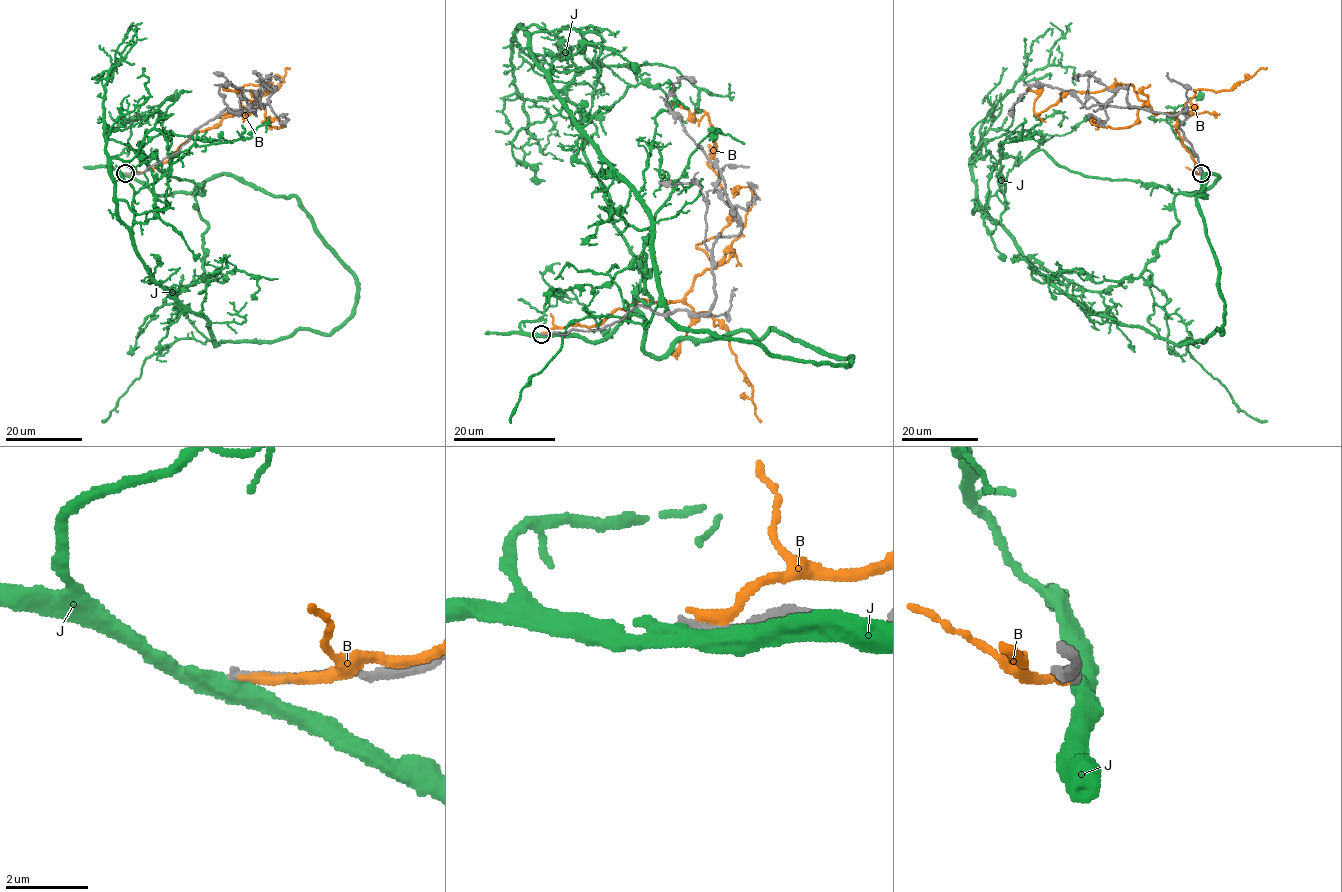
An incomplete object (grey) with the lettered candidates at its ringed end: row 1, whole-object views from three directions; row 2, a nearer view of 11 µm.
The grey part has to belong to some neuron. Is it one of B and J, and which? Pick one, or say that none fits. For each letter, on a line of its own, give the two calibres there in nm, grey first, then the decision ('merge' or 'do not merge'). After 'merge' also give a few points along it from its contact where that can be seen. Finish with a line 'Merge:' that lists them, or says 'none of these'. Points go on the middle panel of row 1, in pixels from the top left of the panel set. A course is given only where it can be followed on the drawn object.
B: calibres 300 and 280 nm; do not merge
J: calibres 240 and 440 nm; do not merge
Merge: none of these

